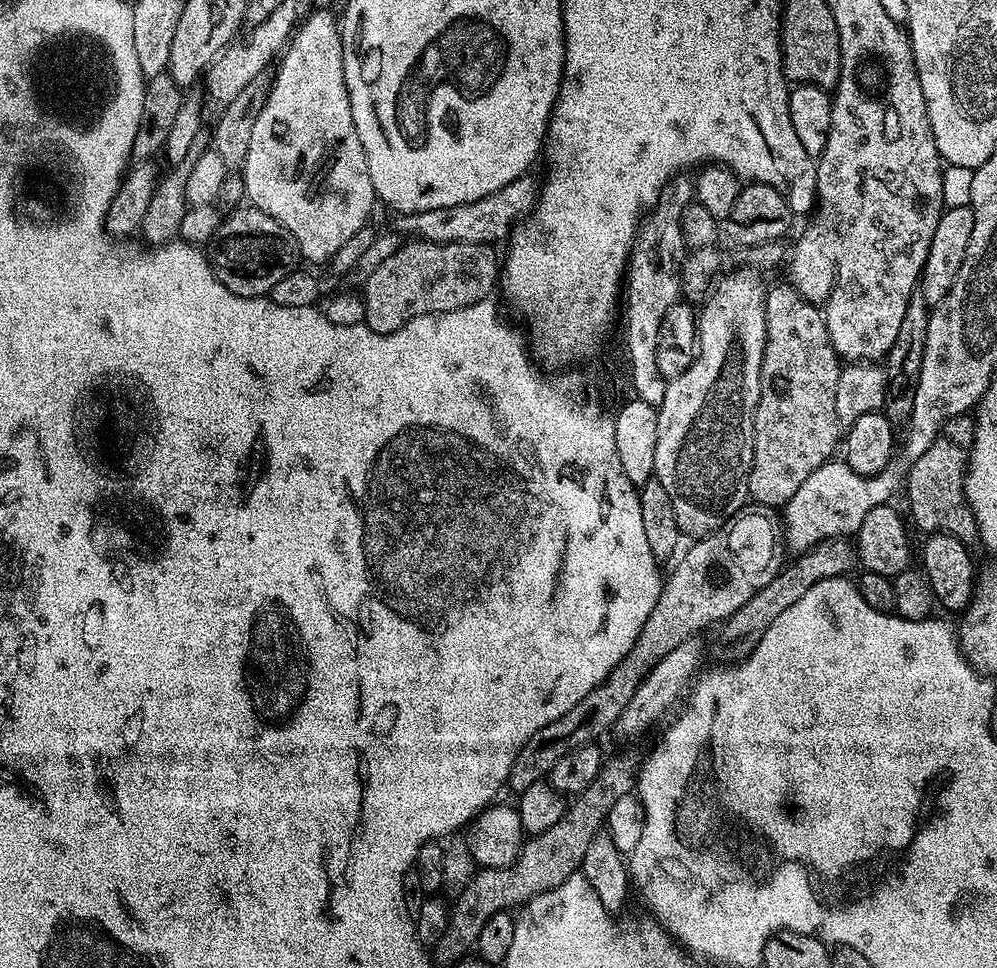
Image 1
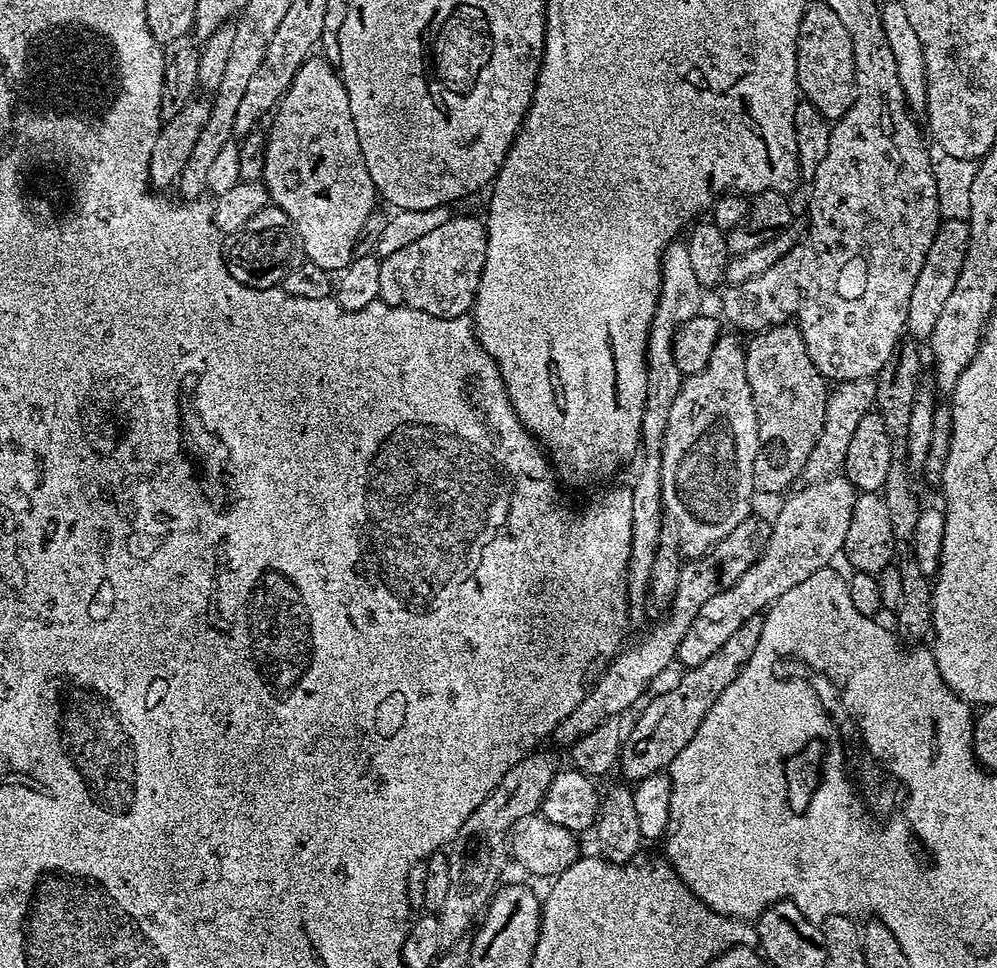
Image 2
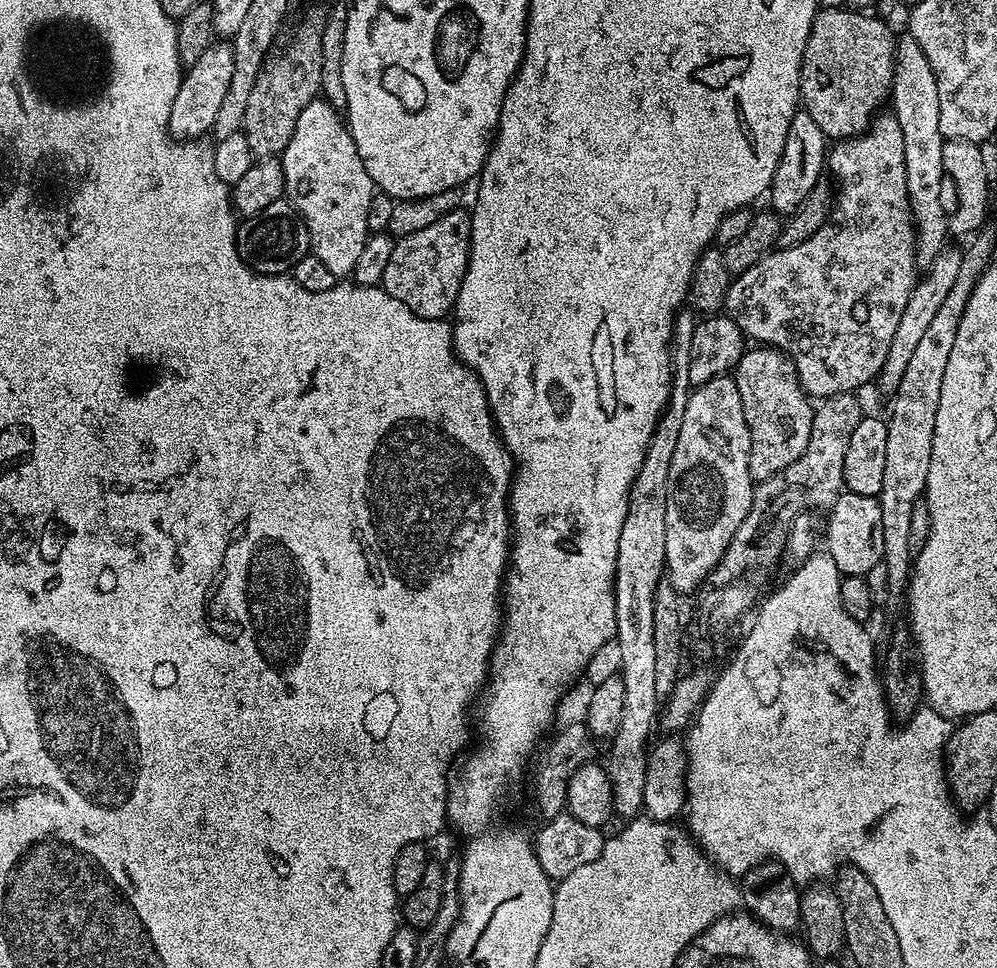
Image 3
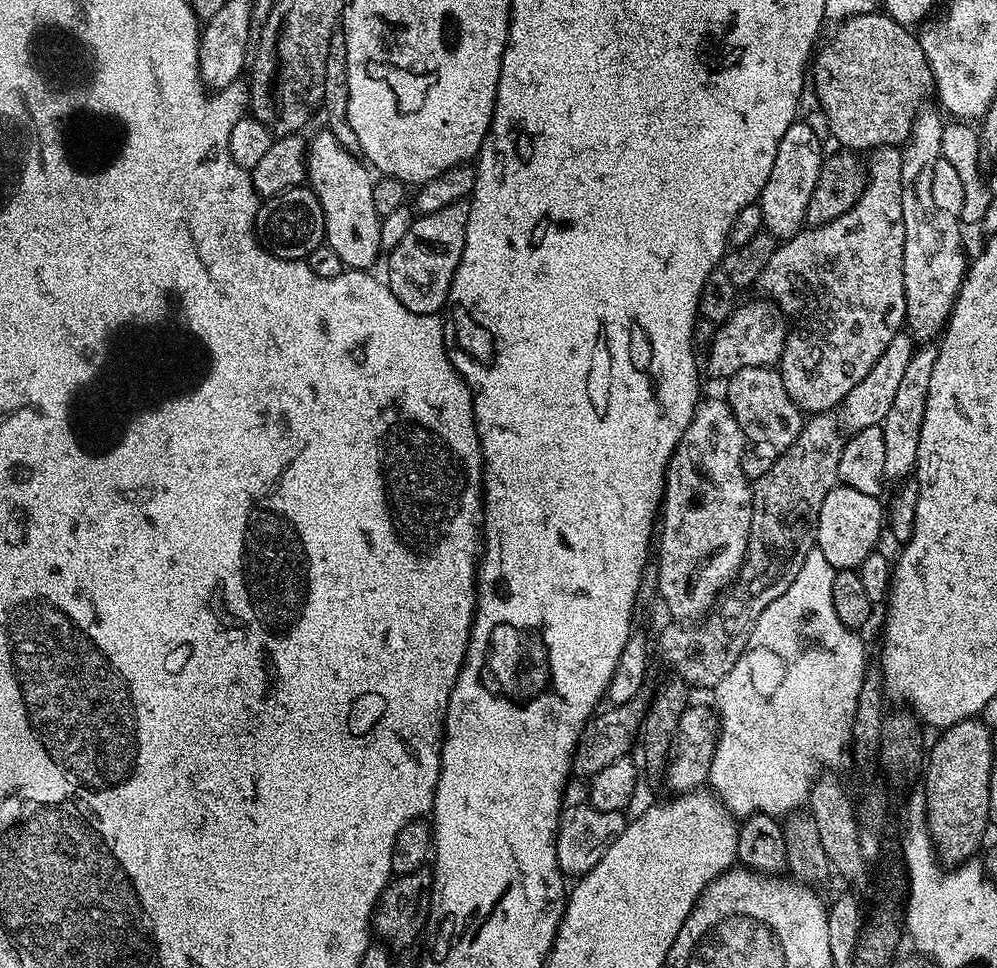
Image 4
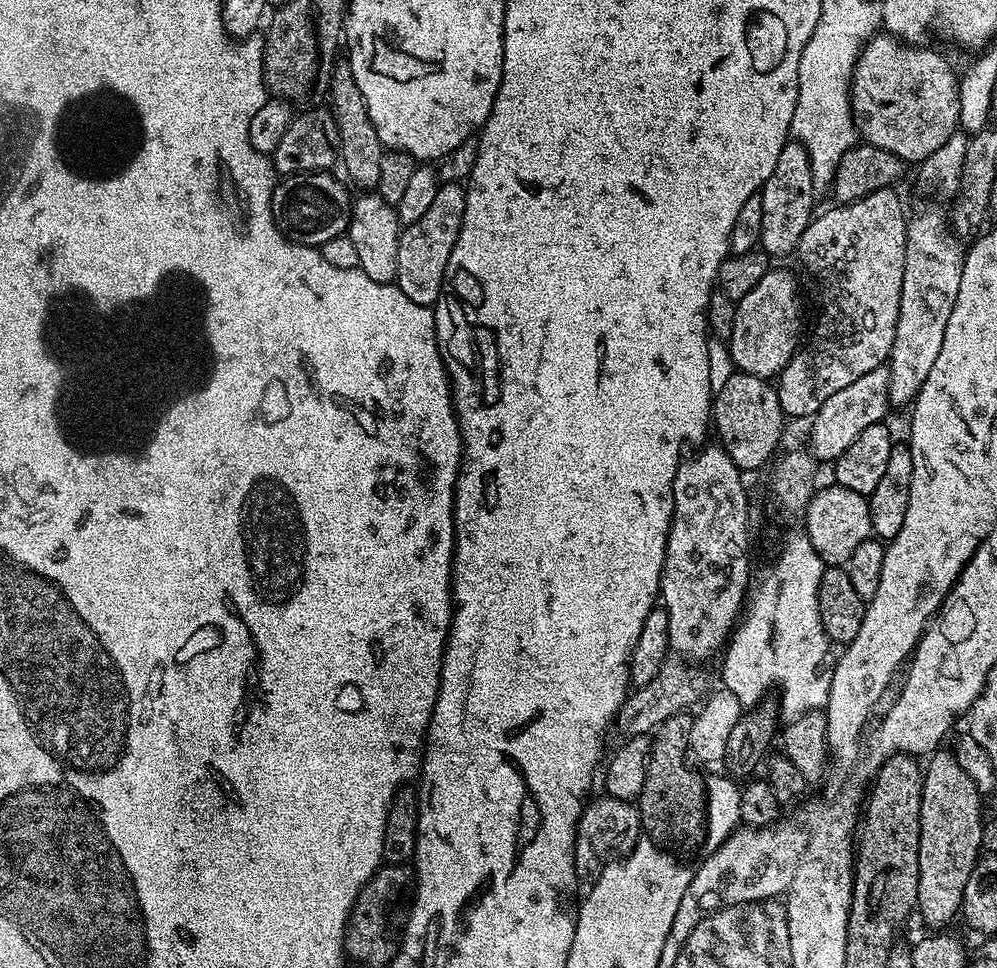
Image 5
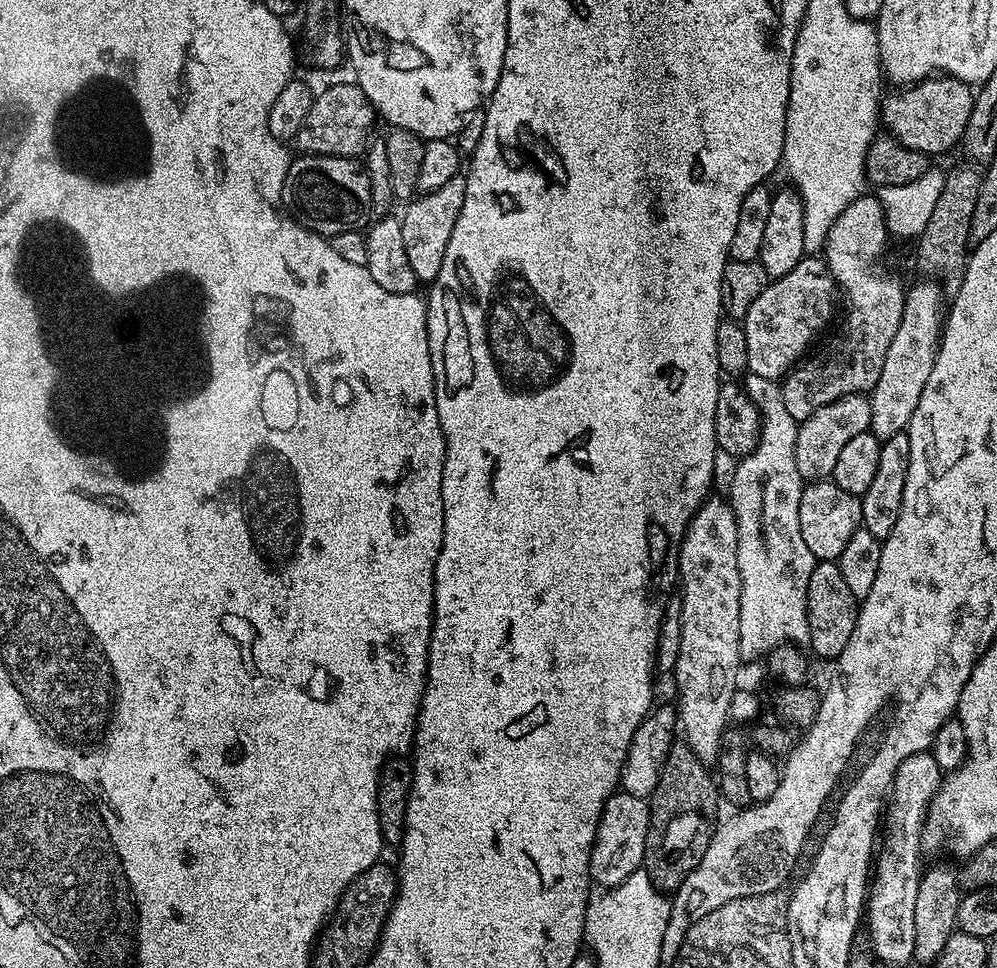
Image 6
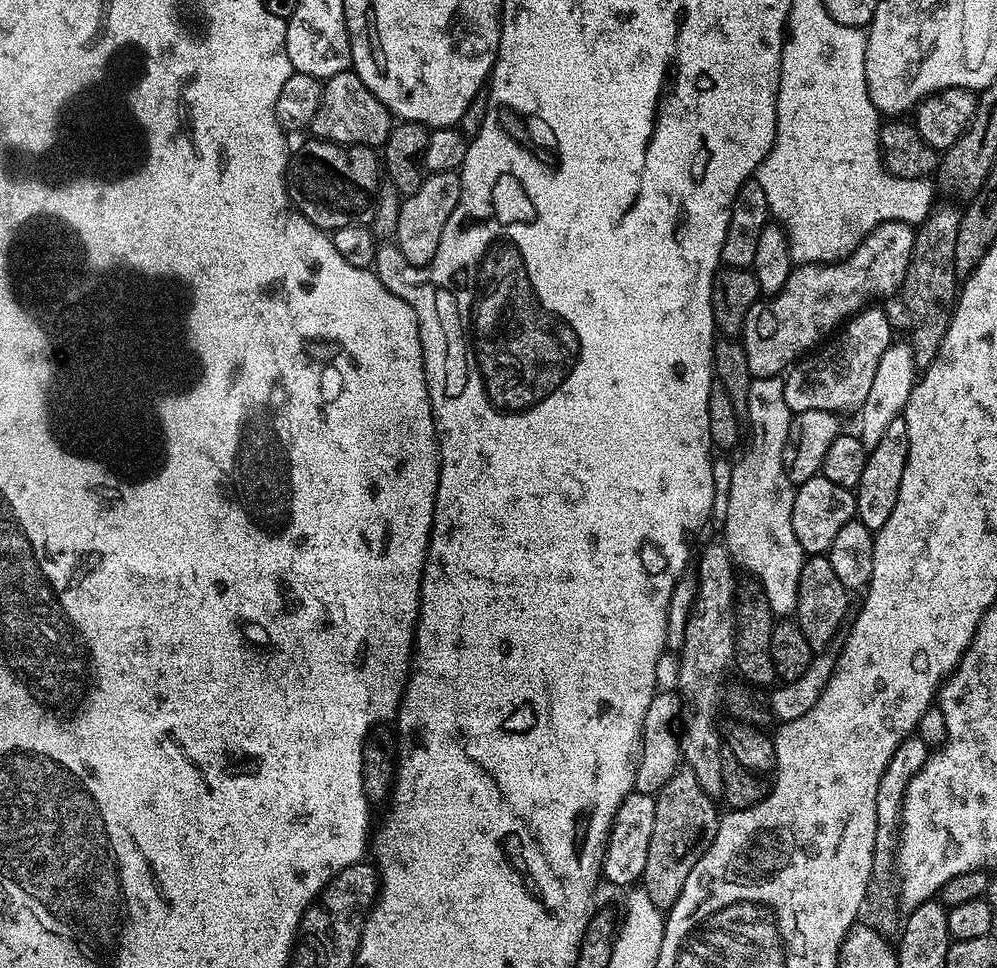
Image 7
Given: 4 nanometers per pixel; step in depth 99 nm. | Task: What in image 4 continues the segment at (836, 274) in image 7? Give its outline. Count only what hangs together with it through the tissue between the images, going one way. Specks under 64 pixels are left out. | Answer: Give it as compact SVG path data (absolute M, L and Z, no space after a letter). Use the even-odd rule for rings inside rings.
M759 299L749 304L741 303L729 319L715 329L716 341L708 348L708 368L714 375L727 378L739 368L770 368L779 365L790 328L784 313L771 299Z

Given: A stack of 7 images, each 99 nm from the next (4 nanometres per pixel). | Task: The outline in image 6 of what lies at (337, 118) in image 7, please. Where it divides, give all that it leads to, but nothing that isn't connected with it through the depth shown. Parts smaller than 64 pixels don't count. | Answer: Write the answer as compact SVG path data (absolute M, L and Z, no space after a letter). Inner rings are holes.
M332 84L329 88L315 93L306 114L306 122L302 122L302 130L298 130L294 144L295 147L300 147L299 151L304 154L356 158L367 149L375 124L378 124L378 113L359 84Z

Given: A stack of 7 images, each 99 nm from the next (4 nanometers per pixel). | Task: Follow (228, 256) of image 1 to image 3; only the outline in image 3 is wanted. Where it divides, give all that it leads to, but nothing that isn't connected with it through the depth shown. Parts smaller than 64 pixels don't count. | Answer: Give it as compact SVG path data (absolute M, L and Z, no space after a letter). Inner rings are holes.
M282 198L278 202L270 202L266 210L256 216L249 216L236 229L236 249L255 271L265 276L278 276L291 273L298 258L309 255L310 241L308 227L298 209Z

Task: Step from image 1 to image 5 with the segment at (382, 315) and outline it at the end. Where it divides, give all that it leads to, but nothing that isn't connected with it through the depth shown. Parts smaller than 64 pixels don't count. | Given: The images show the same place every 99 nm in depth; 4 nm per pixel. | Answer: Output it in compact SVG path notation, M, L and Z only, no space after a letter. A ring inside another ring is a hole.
M441 183L434 194L434 202L430 202L430 207L426 209L426 214L422 214L418 222L407 225L401 231L396 251L394 283L402 290L402 294L406 294L406 298L410 298L410 302L432 306L440 298L446 266L462 230L462 218L466 210L464 193L465 189L459 183Z

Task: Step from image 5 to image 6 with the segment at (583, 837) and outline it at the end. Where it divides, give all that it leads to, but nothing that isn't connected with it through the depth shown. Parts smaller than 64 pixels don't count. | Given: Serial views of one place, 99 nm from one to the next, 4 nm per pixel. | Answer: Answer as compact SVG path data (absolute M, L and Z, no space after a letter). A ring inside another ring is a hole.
M623 790L612 793L612 797L604 803L596 841L592 844L592 857L588 863L588 874L593 885L601 884L601 889L604 890L617 888L619 884L626 882L626 878L630 878L630 874L641 871L650 814L648 800Z

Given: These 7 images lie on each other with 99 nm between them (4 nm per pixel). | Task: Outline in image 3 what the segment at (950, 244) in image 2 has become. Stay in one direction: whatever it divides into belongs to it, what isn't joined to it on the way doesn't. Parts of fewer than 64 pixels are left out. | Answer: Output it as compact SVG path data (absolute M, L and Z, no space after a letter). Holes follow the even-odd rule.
M948 246L928 265L926 271L917 279L912 287L910 302L906 302L906 310L902 310L902 318L898 321L898 330L894 330L894 342L888 351L886 362L882 366L878 377L878 385L885 394L891 394L898 390L898 382L902 382L902 374L910 363L910 358L922 339L925 331L930 326L934 314L938 314L938 306L946 302L946 294L950 294L950 286L958 278L958 270L962 266L963 251L958 247Z

